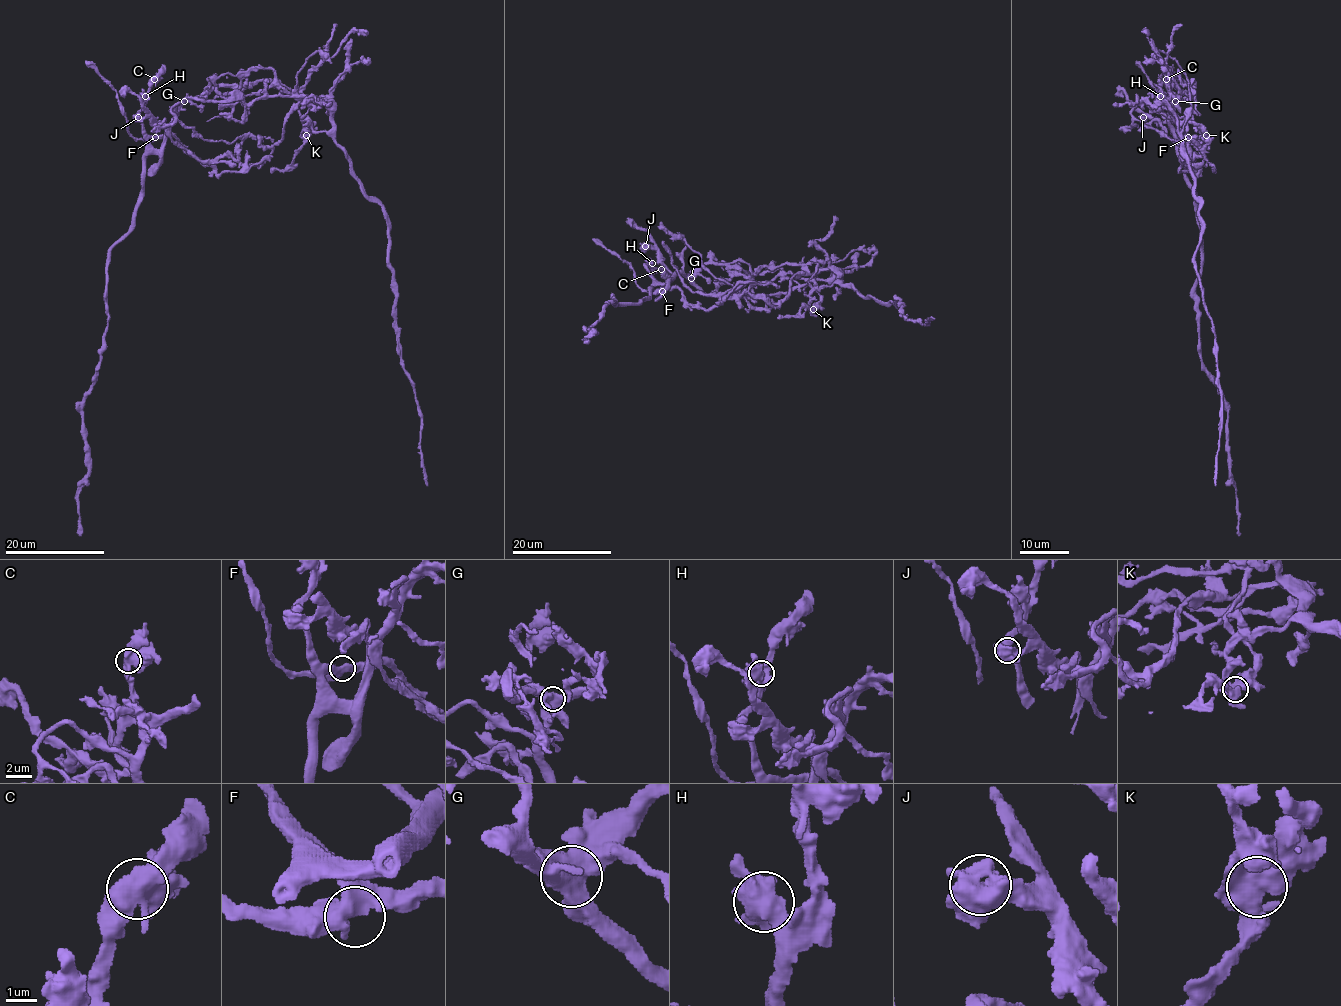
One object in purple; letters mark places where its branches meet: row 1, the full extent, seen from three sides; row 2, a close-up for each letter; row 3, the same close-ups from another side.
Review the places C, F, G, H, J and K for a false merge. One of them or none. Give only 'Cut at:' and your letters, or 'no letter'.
Cut at: K

